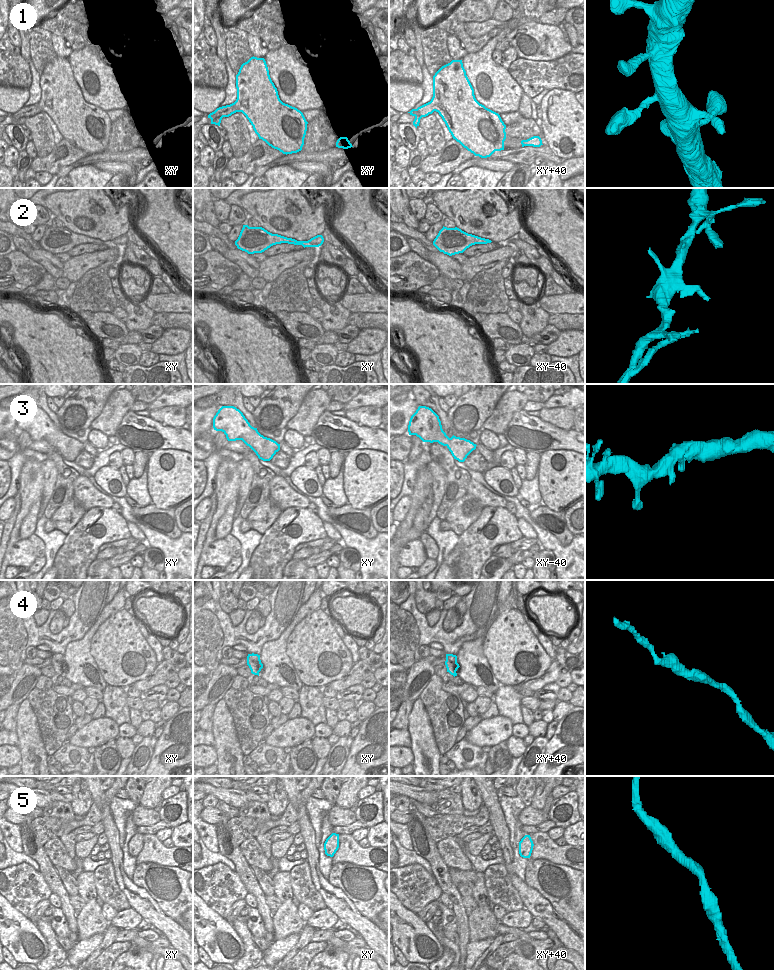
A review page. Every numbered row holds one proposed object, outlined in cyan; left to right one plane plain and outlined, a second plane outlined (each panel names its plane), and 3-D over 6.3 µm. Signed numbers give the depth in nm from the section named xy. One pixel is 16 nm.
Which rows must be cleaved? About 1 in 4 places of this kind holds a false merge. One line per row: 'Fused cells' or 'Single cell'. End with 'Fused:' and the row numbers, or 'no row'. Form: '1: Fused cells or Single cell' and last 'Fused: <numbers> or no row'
1: Single cell
2: Single cell
3: Single cell
4: Single cell
5: Single cell
Fused: no row

